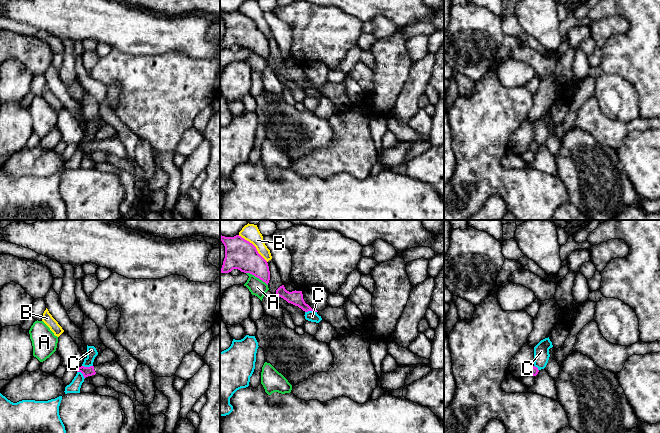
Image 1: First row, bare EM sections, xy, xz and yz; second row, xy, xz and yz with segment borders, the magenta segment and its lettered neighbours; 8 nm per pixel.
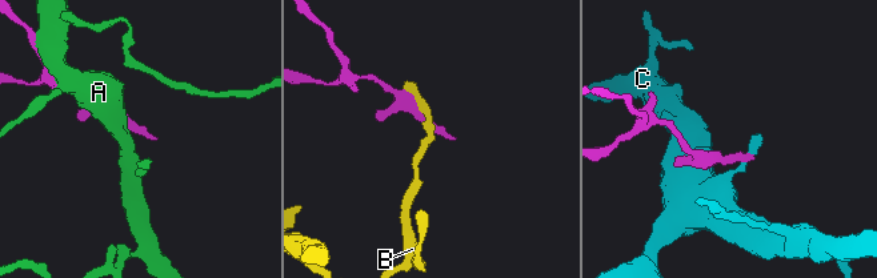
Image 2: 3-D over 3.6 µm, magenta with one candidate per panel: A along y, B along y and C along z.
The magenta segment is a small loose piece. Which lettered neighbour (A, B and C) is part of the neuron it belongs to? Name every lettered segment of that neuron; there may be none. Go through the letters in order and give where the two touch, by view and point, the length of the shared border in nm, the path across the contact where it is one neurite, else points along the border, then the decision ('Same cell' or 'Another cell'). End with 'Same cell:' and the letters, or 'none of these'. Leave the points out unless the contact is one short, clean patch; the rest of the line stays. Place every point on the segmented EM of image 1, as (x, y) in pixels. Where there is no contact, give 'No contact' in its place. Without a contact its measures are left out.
A: Touches magenta at xz (257, 277). Shared border 200 nm. Another cell
B: Touches magenta at xz (254, 246). Shared border 320 nm. Another cell
C: Touches magenta at xz (310, 310). Shared border 100 nm. Boundary: xz (316, 311), (305, 312). Another cell
Same cell: none of these

